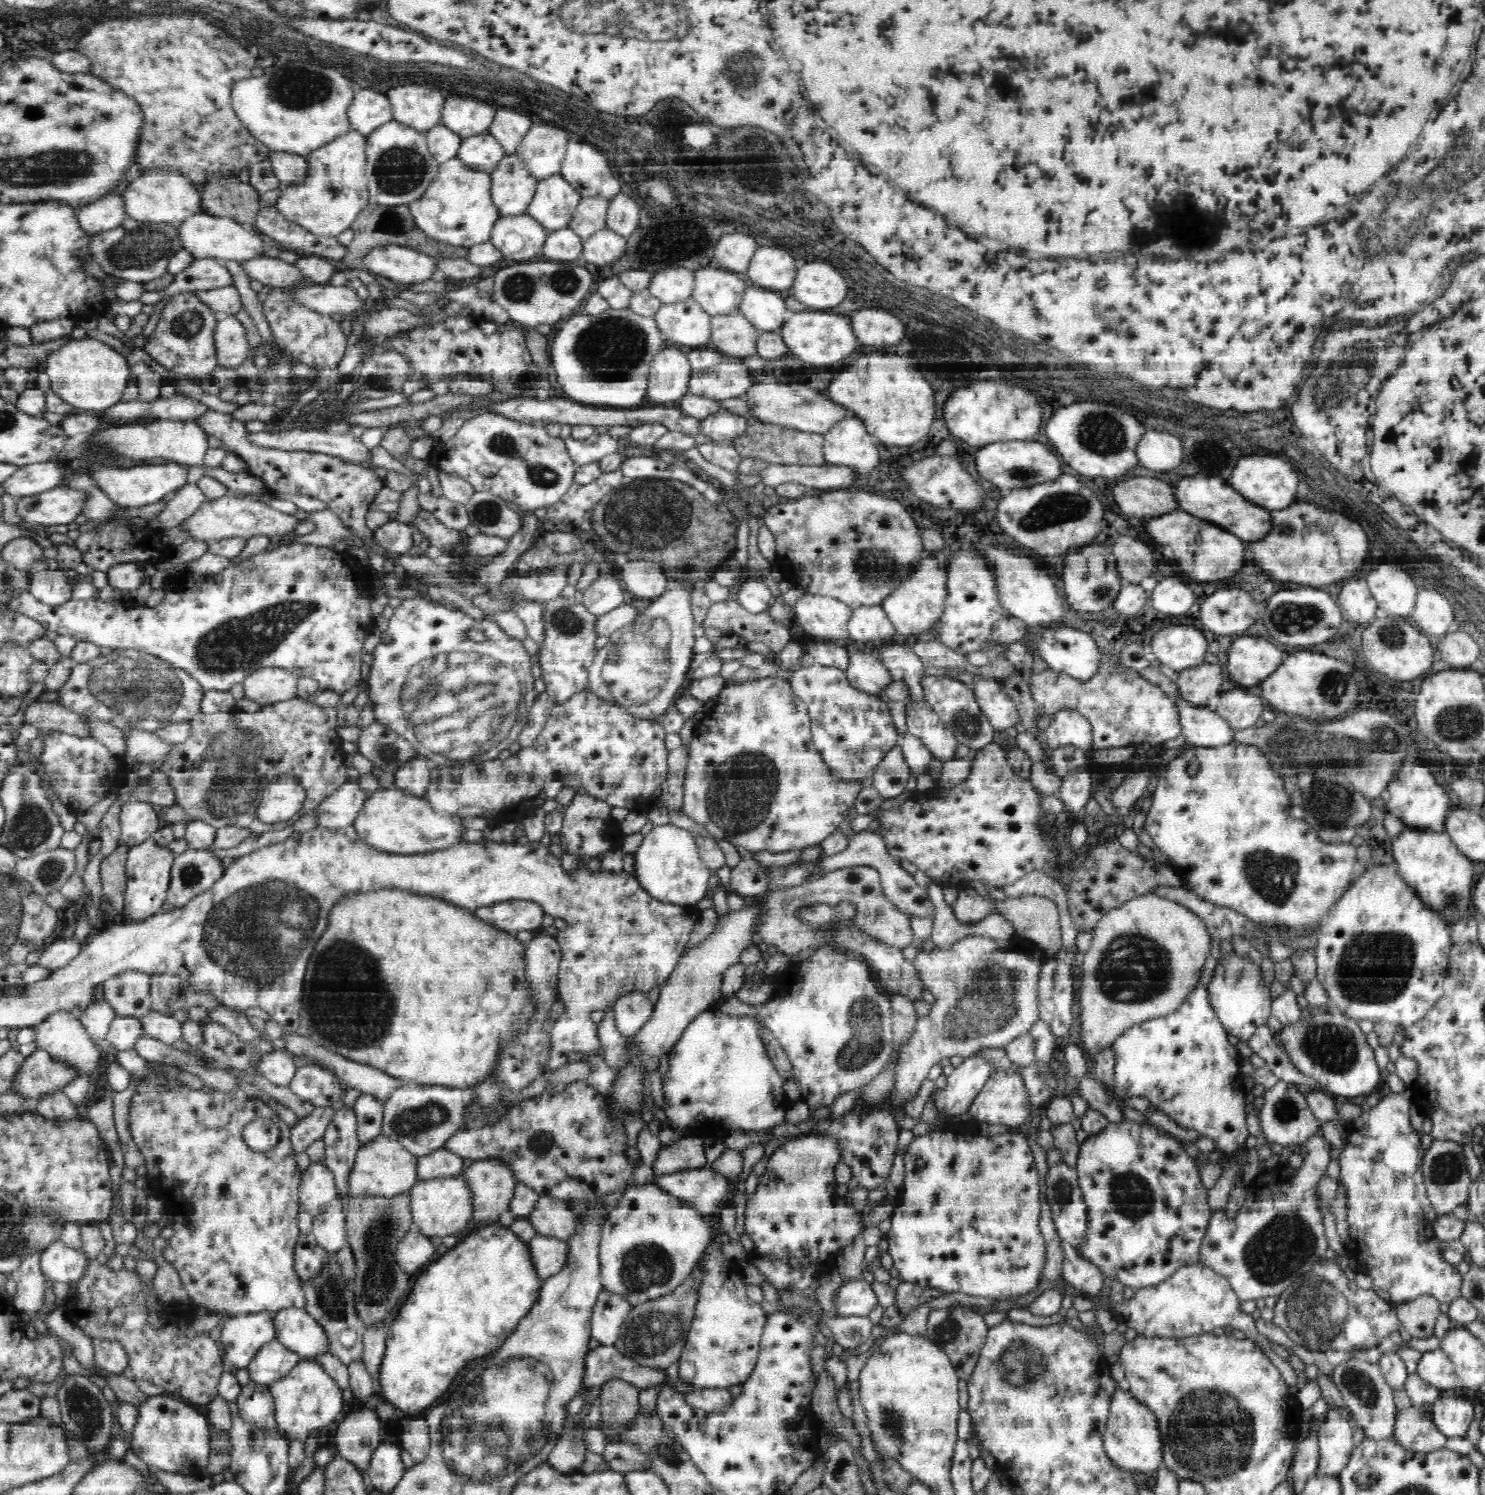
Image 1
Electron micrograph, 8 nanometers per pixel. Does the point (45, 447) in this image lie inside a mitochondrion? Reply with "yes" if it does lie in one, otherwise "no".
no

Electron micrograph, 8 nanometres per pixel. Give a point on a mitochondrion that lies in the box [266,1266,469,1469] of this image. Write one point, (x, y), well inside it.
(330, 1298)

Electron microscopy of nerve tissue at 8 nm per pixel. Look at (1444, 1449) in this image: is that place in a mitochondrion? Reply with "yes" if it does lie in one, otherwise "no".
no

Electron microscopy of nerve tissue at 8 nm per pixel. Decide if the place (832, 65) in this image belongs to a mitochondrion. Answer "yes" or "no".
no

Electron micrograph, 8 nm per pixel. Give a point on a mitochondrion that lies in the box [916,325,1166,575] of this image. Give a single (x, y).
(1070, 505)

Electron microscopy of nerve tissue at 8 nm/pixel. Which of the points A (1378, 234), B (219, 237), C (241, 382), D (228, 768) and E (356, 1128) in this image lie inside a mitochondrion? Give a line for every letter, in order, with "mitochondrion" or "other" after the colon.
A: mitochondrion
B: other
C: other
D: mitochondrion
E: other

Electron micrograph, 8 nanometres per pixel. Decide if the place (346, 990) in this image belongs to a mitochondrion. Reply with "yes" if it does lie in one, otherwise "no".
yes

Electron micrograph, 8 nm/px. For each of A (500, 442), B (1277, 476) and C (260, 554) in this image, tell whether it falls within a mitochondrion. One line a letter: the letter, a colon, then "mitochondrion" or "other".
A: mitochondrion
B: other
C: other

